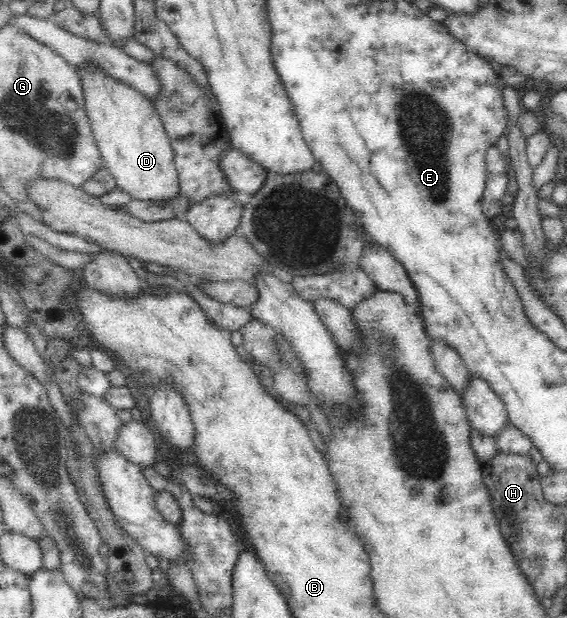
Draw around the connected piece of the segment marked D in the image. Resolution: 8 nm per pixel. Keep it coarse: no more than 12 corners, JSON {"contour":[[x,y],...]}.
{"contour":[[74,65],[101,158],[140,201],[178,195],[169,135],[140,92]]}

